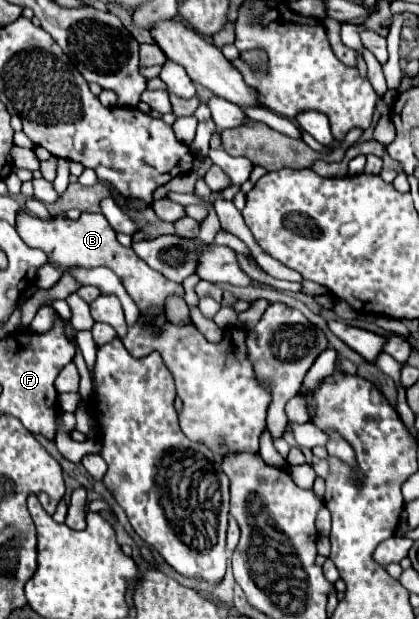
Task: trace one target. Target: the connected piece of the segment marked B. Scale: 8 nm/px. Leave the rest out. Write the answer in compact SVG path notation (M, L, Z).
M20 210L16 216L16 230L28 246L44 250L44 254L48 256L48 264L56 268L62 268L62 266L70 266L70 268L78 266L88 270L98 266L110 268L122 280L126 292L132 296L140 312L150 312L152 308L162 310L166 306L166 298L184 296L182 284L176 284L164 278L160 272L152 270L144 260L140 260L132 248L122 246L116 238L116 232L108 224L108 220L104 220L102 214L82 214L78 220L52 218L46 222Z

